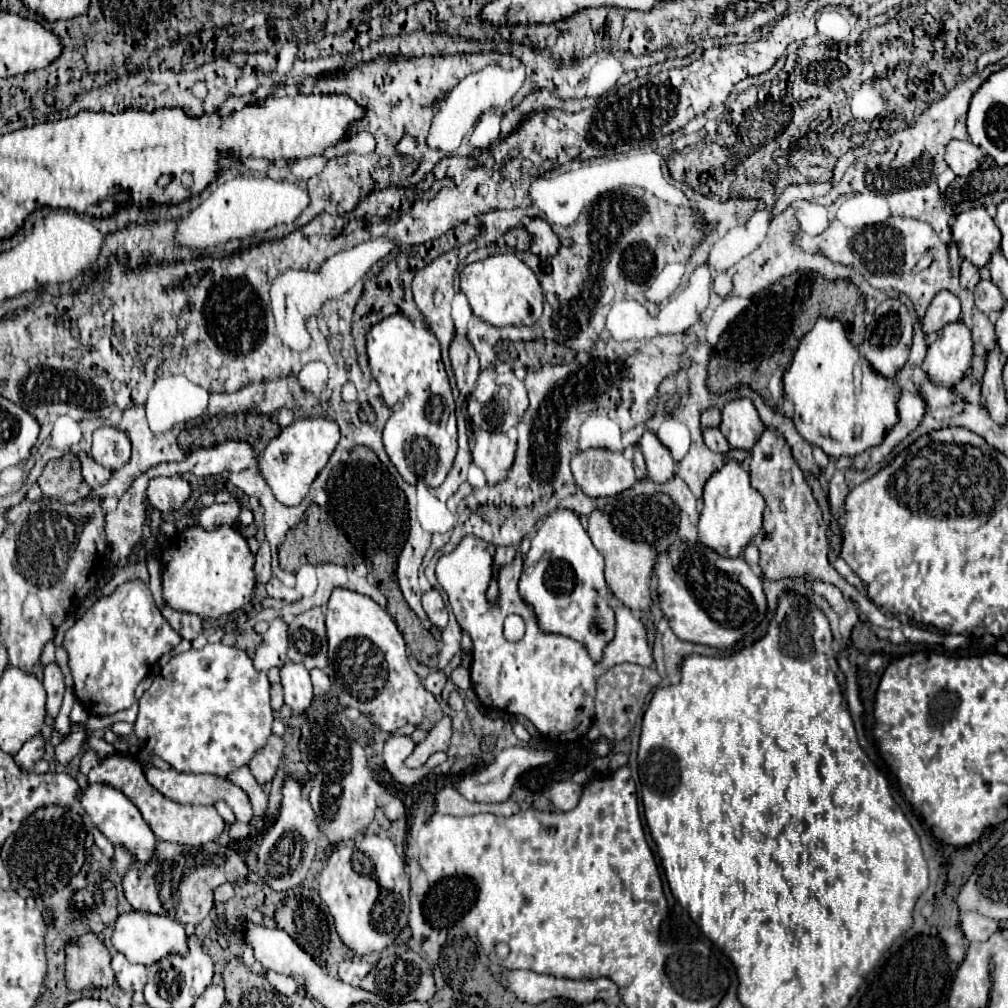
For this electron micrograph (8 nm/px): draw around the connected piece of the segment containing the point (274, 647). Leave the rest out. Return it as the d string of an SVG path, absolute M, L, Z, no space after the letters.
M276 618L268 632L262 636L260 646L256 648L254 666L262 672L268 672L272 666L284 666L288 662L288 624L282 618Z

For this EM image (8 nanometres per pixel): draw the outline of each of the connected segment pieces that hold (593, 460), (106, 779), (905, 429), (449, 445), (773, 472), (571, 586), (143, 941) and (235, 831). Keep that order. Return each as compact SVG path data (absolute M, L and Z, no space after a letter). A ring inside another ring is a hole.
M606 448L576 452L570 466L578 488L590 498L616 496L638 482L632 460L626 460L622 452Z
M114 752L114 754L106 756L96 768L90 770L88 780L110 784L112 788L126 794L134 802L134 806L140 810L142 818L148 822L150 830L158 836L158 840L180 842L180 844L188 844L188 846L200 846L200 844L206 844L214 838L218 838L226 826L224 820L220 818L220 814L214 810L214 806L178 804L178 802L166 798L164 794L160 794L154 786L148 784L146 776L144 776L142 762L136 756Z
M902 392L898 400L898 408L900 408L900 424L896 424L892 432L888 432L888 436L880 446L872 448L874 464L884 460L896 444L900 444L910 432L914 432L922 424L922 418L926 414L926 400L920 392Z
M394 314L372 326L366 346L372 376L380 384L382 398L391 409L384 426L384 446L390 462L408 484L416 486L418 480L424 480L426 486L438 488L456 458L458 432L452 388L436 336L428 328L416 328L406 316Z
M770 426L762 432L754 448L750 450L750 478L752 486L764 496L764 524L754 542L760 548L760 566L764 576L780 580L786 576L814 576L828 580L832 566L828 562L828 538L822 510L812 496L812 488L806 482L804 472L794 460L786 440Z
M556 510L554 514L542 518L534 526L536 534L532 538L530 552L524 558L524 570L520 576L520 594L528 604L532 604L532 610L538 616L540 628L544 632L556 632L564 634L576 642L582 642L592 660L600 660L604 646L612 640L614 636L614 612L610 606L610 590L604 582L604 558L588 538L586 530L582 528L579 515L574 514L572 510Z
M130 910L118 916L110 942L112 942L112 948L124 954L130 962L150 966L156 960L164 958L166 954L184 954L186 952L186 930L182 924L168 920L166 916Z
M232 822L232 824L228 824L228 834L230 834L232 840L244 840L250 834L250 824Z

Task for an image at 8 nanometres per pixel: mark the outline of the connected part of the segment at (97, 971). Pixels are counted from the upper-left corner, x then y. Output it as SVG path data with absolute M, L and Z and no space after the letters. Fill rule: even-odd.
M82 934L66 942L66 984L70 990L104 988L114 982L110 952L96 934Z

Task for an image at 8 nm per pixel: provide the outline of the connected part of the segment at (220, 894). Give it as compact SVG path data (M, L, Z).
M224 882L222 886L218 886L218 888L214 890L214 900L216 900L216 904L224 904L226 900L230 900L230 898L232 898L232 894L234 894L232 884Z

